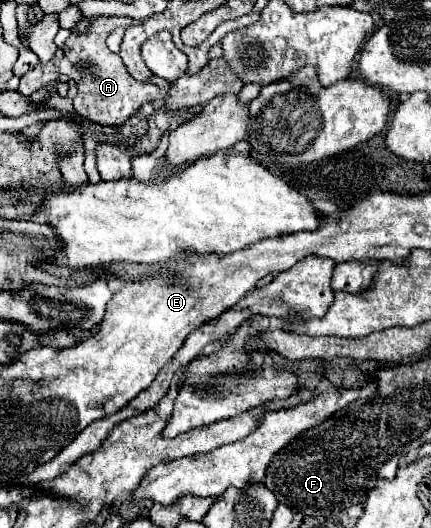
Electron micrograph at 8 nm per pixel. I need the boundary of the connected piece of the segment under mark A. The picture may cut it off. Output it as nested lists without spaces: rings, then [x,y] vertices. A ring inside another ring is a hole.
[[[124,16],[94,18],[92,24],[88,26],[88,32],[84,32],[84,34],[72,32],[70,34],[70,38],[66,40],[66,44],[62,46],[62,50],[56,54],[54,60],[50,60],[48,64],[40,64],[34,70],[30,70],[28,74],[24,74],[20,78],[18,92],[24,96],[30,96],[44,84],[58,80],[60,74],[66,74],[78,86],[78,94],[72,98],[72,108],[78,116],[82,116],[90,122],[96,122],[96,124],[122,126],[128,118],[132,118],[140,110],[140,106],[144,102],[164,100],[168,96],[168,88],[170,88],[170,84],[158,76],[154,76],[150,82],[136,82],[124,68],[124,62],[120,60],[120,56],[108,50],[106,38],[108,38],[110,30],[114,30],[118,26],[128,28],[130,24],[132,24],[132,18],[124,18]]]

